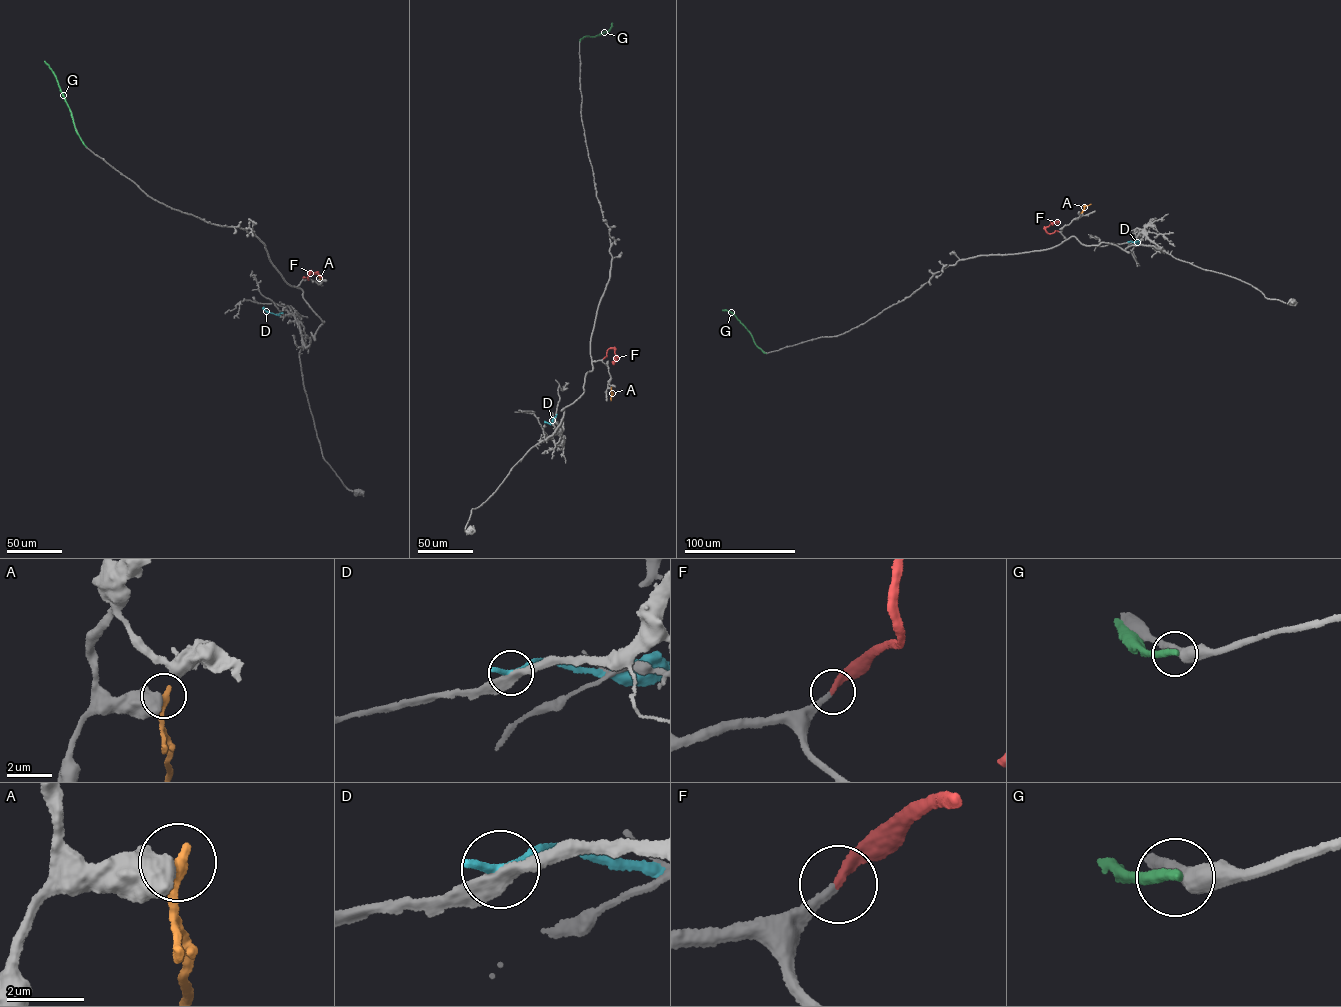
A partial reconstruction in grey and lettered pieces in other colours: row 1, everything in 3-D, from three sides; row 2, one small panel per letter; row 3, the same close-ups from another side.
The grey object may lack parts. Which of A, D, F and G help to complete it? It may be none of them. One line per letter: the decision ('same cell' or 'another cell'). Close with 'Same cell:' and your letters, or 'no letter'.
A: another cell
D: another cell
F: same cell
G: another cell
Same cell: F

